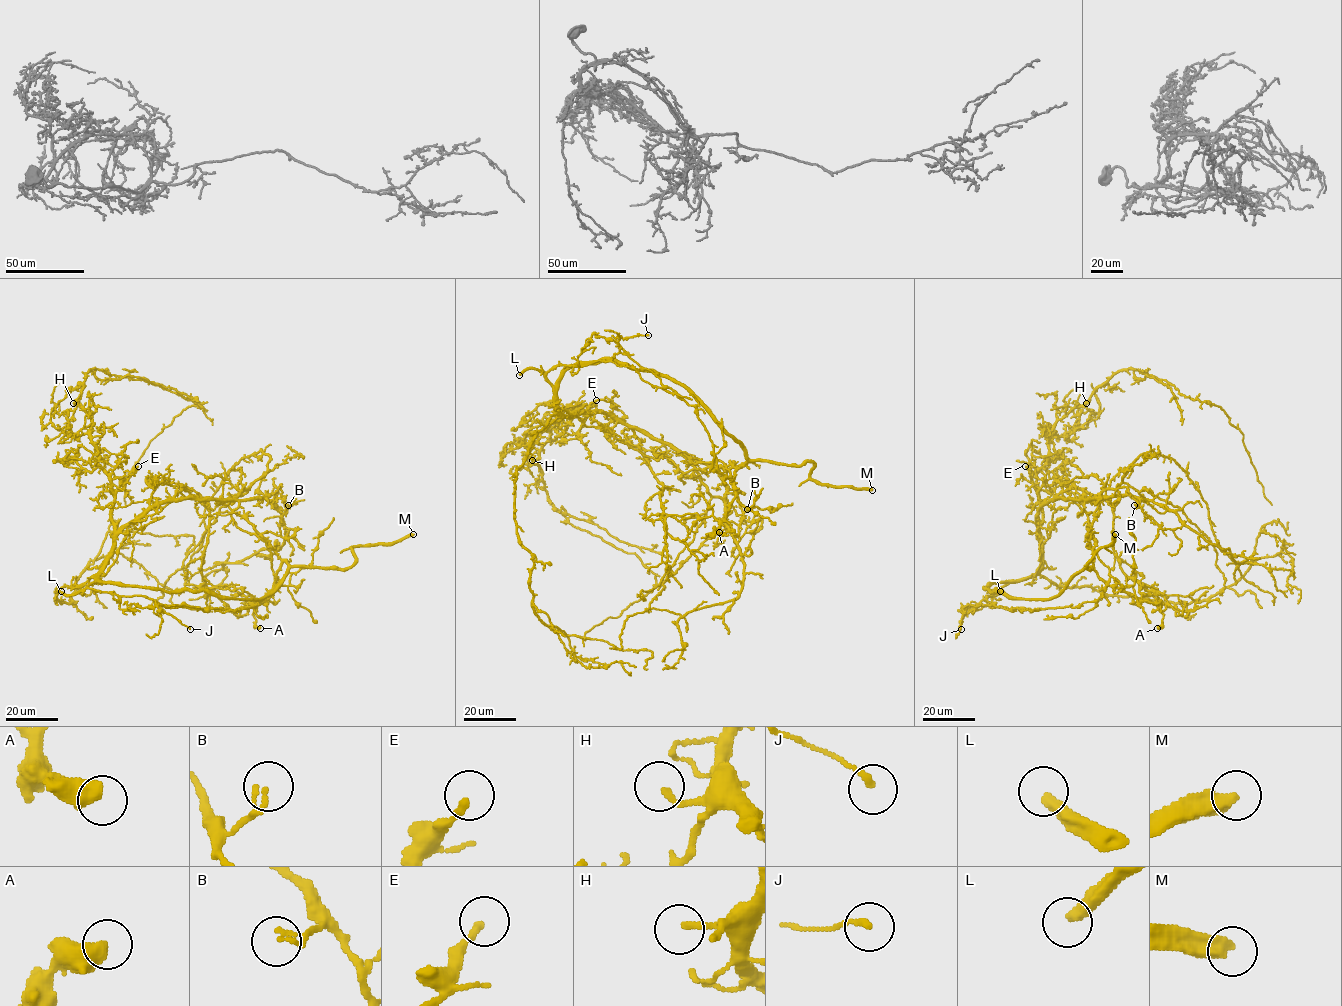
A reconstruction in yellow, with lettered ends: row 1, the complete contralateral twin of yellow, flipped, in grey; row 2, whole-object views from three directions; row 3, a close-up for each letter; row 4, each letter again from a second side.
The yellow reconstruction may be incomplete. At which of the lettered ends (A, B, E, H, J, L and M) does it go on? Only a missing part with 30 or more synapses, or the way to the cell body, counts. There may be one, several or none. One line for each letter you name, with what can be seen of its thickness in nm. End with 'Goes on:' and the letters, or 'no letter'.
E: 200 nm thick
H: 200 nm thick
L: 360 nm thick
M: 480 nm thick
Goes on: E, H, L, M

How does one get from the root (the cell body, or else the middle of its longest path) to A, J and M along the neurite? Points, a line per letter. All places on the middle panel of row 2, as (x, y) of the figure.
A: (570, 417), (625, 423), (667, 487), (663, 512), (712, 515), (719, 532)
J: (570, 417), (559, 410), (546, 374), (560, 365), (608, 361), (619, 351), (619, 337), (648, 335)
M: (570, 417), (607, 412), (697, 458), (694, 463), (812, 461), (813, 479), (872, 490)

